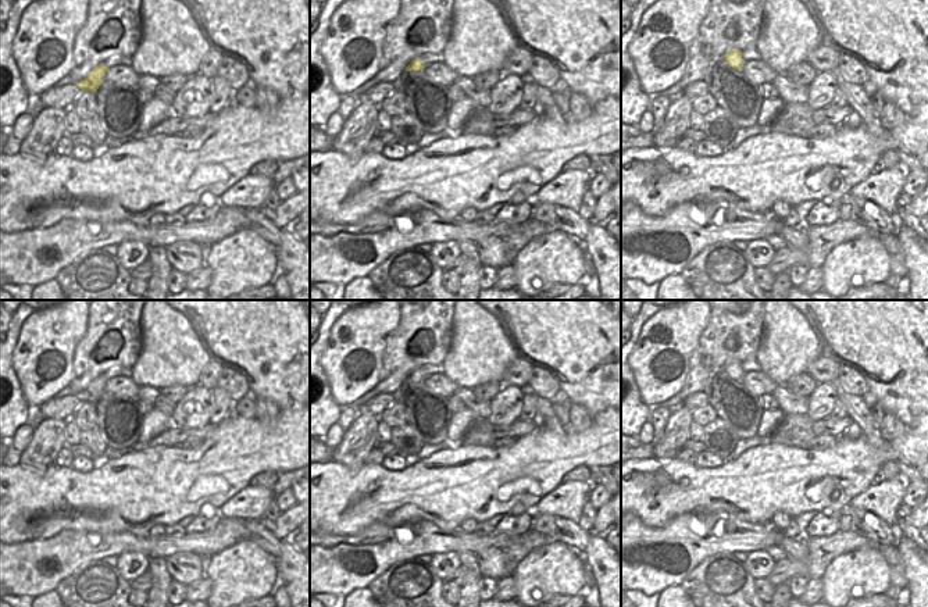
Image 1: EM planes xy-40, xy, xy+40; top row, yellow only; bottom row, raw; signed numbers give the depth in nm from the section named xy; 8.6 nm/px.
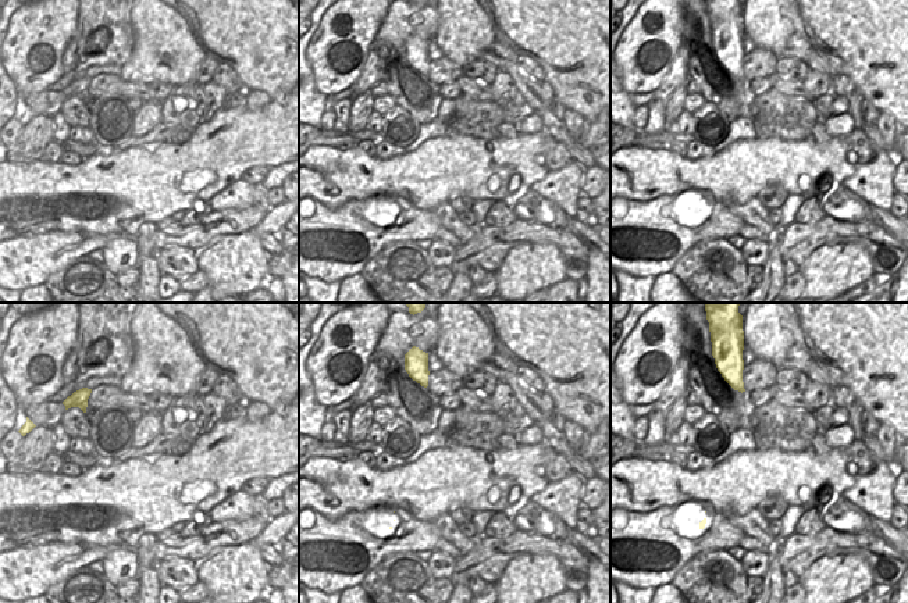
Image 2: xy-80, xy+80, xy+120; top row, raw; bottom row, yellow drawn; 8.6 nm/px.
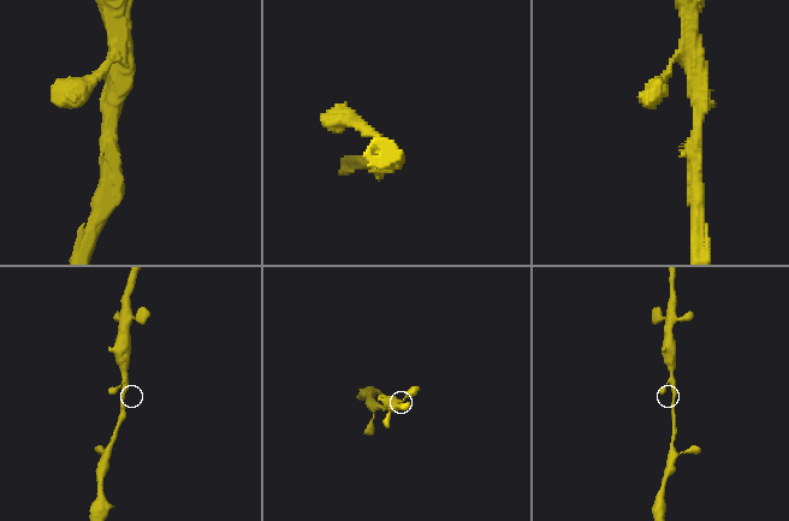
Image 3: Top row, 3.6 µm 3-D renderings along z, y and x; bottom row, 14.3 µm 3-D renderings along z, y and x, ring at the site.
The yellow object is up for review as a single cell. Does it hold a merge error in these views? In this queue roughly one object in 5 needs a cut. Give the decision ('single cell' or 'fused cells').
single cell

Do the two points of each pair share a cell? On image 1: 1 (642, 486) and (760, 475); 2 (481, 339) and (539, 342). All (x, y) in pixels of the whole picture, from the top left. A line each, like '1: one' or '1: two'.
1: one
2: two

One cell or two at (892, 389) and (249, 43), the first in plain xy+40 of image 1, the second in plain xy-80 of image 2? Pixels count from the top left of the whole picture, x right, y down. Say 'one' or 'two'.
one

